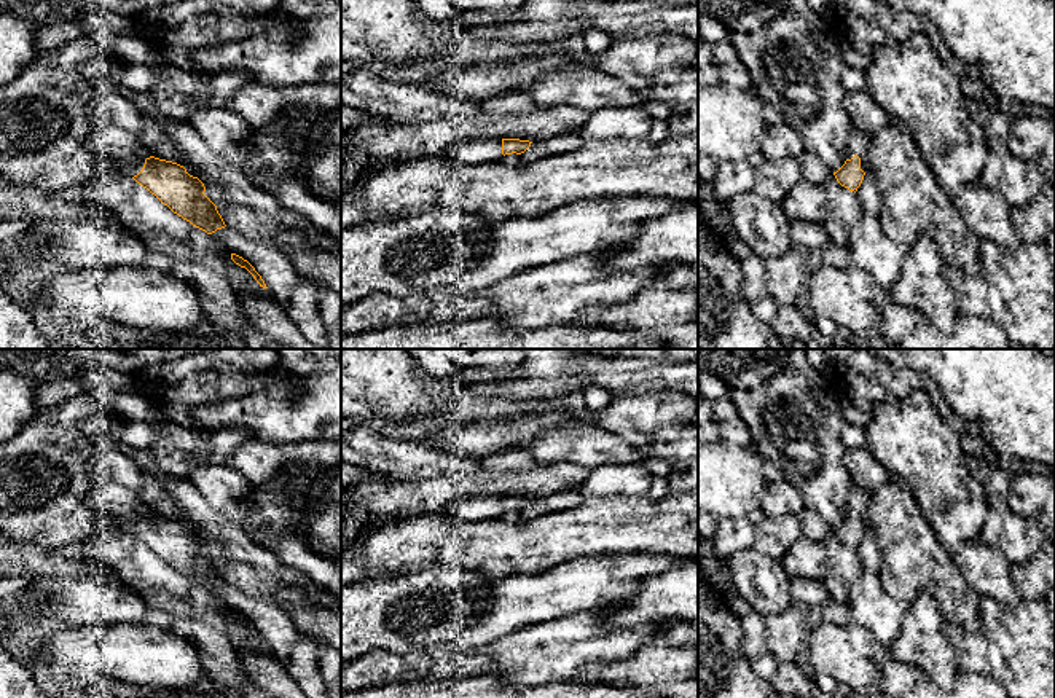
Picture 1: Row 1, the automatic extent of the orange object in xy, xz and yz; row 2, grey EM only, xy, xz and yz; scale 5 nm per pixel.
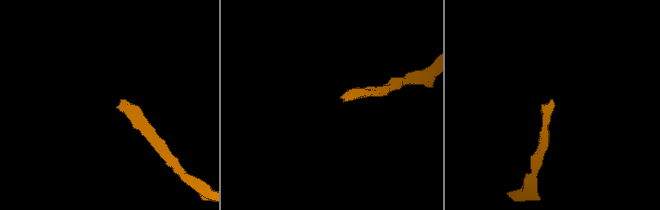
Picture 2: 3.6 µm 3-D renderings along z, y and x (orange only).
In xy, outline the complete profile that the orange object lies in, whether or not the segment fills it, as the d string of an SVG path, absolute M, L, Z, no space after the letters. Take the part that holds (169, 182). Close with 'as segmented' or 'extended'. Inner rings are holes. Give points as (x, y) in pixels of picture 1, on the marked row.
M102 115L91 127L88 148L94 158L115 164L118 175L132 177L193 226L207 234L226 226L217 206L204 194L206 186L198 177L177 163L148 158L135 137L108 115Z; extended

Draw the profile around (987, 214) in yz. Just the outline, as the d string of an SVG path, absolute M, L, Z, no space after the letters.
M980 182L964 185L951 198L966 226L979 237L991 241L1006 252L1020 247L1004 196Z

